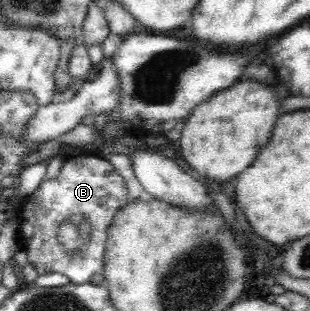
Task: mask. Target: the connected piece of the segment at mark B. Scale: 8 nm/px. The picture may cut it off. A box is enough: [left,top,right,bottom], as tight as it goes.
[18,155,129,285]

